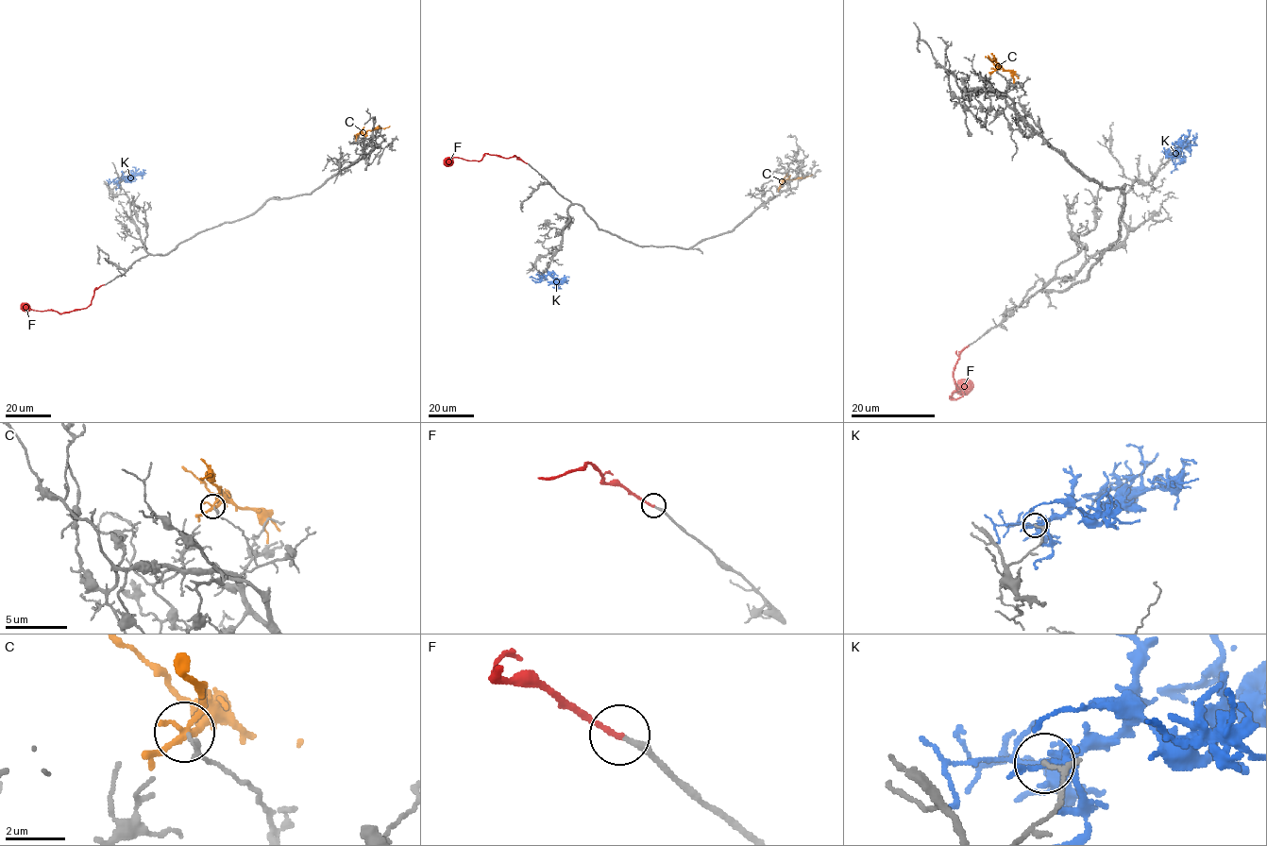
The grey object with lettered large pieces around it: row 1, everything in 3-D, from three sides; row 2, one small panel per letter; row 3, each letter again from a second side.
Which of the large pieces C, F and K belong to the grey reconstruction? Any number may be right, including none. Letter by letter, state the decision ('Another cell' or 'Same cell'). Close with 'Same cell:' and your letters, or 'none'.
C: Another cell
F: Same cell
K: Another cell
Same cell: F

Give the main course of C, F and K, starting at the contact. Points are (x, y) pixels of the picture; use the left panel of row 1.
C: (365, 134), (368, 130), (390, 126)
F: (104, 285), (94, 291), (91, 304), (83, 308), (59, 313), (21, 305)
K: (115, 181), (119, 185), (119, 180), (127, 181), (145, 170)

